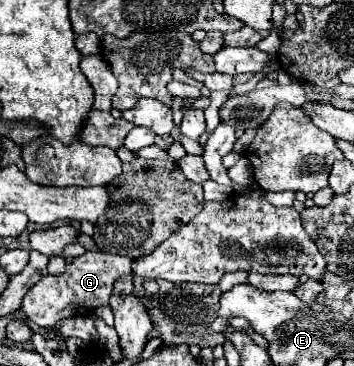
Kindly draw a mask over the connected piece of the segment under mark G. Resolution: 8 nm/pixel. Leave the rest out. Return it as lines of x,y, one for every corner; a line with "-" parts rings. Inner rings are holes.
86,252
78,258
74,258
66,272
60,276
44,276
38,284
34,284
20,306
20,310
26,314
26,318
38,326
52,328
58,320
68,318
72,314
90,314
100,306
108,306
108,298
112,294
112,284
124,276
132,274
134,258
130,256
118,256
108,252

